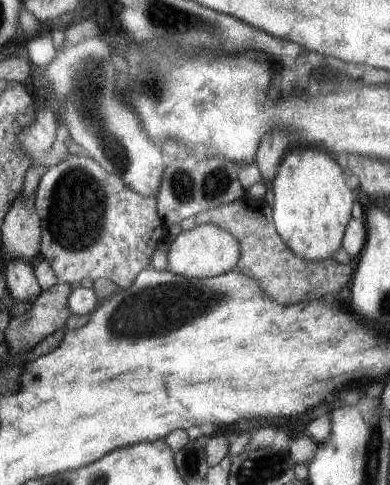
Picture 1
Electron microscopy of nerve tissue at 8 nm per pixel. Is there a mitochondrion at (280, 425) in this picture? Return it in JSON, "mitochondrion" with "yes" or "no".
{"mitochondrion":"no"}

